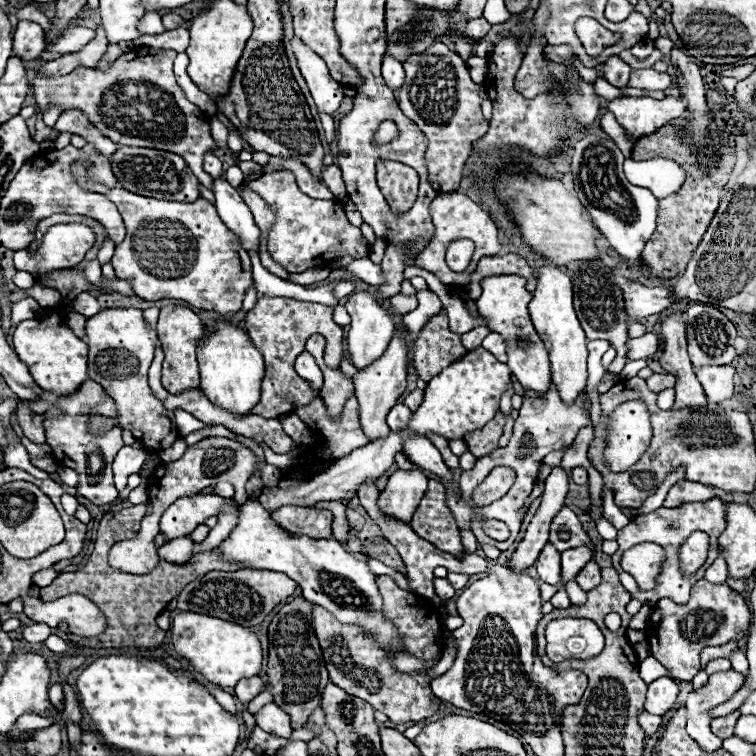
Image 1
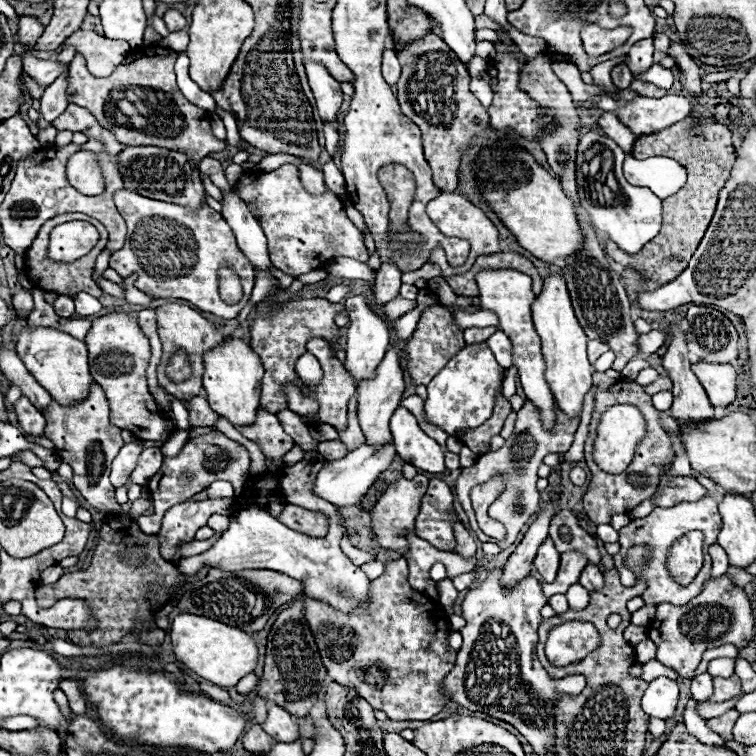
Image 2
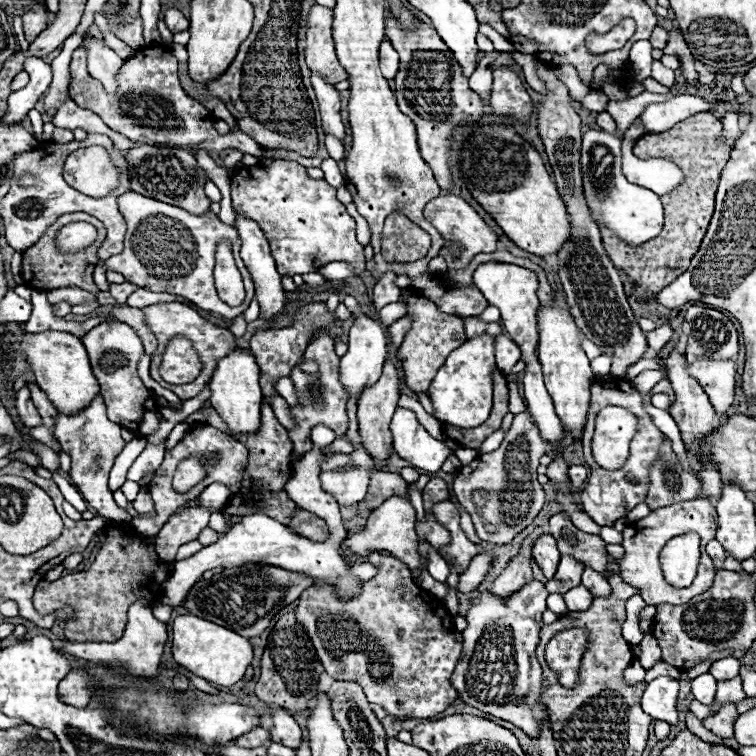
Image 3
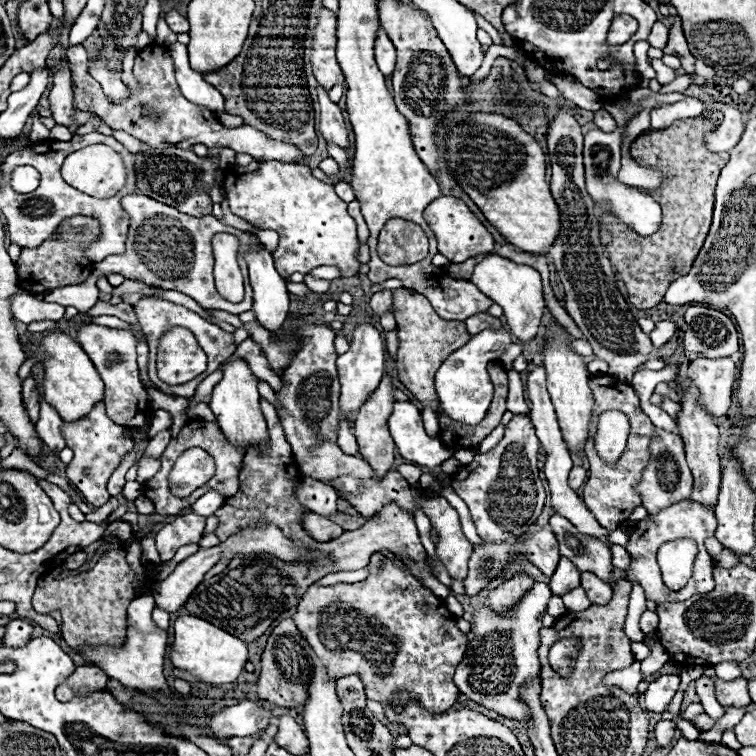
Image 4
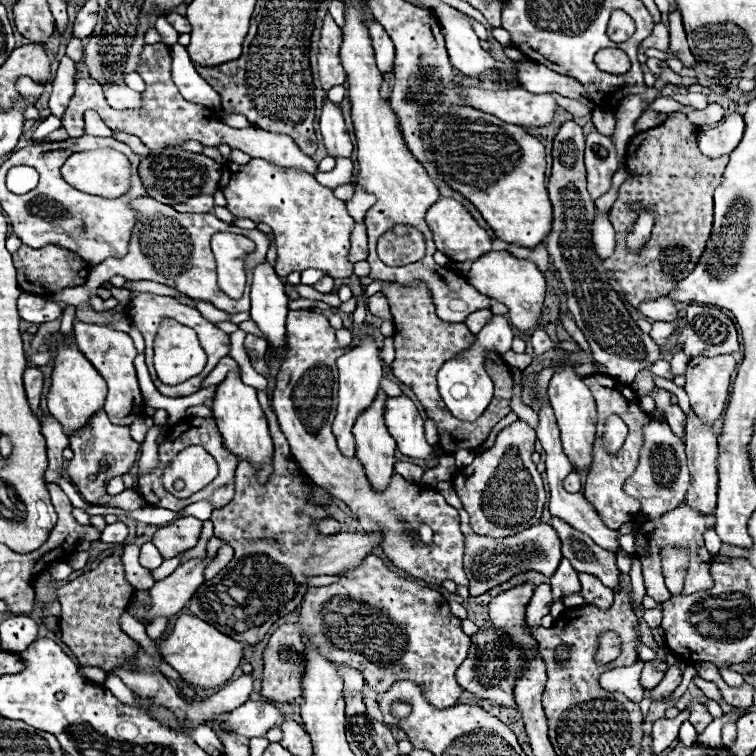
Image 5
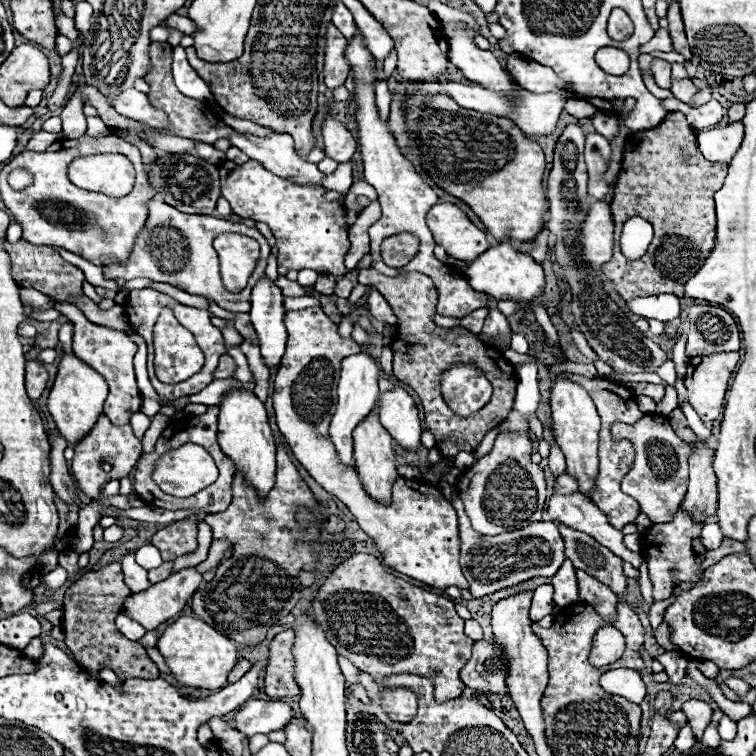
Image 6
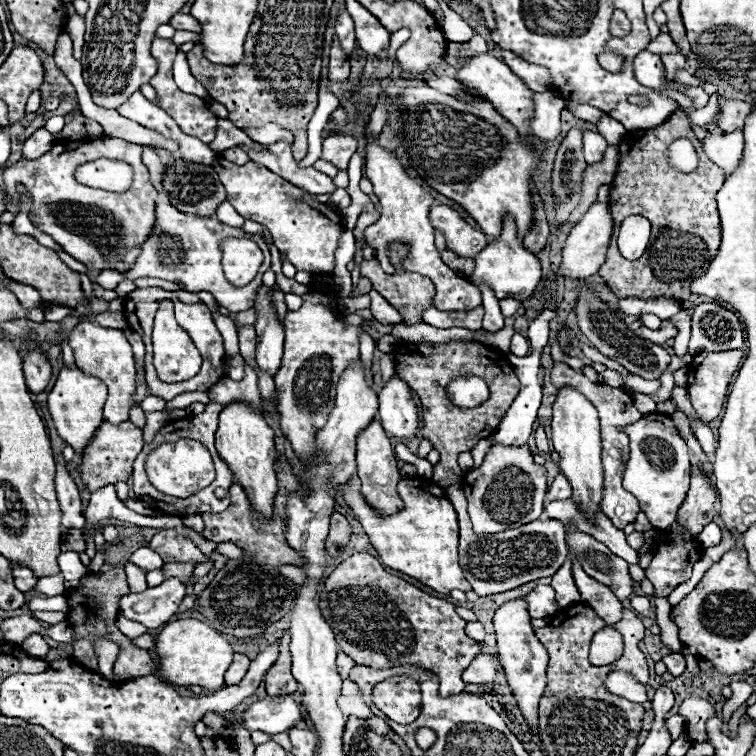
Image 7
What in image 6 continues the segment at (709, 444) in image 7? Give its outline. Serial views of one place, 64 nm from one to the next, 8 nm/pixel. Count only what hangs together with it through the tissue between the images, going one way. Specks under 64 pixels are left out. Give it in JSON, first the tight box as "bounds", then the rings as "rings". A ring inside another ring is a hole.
{"bounds":[681,402,711,442],"rings":[[[685,402],[681,408],[683,414],[686,416],[689,426],[692,431],[696,434],[696,436],[703,442],[707,442],[711,437],[711,430],[708,429],[702,420],[699,418],[696,411],[692,408],[692,406]]]}

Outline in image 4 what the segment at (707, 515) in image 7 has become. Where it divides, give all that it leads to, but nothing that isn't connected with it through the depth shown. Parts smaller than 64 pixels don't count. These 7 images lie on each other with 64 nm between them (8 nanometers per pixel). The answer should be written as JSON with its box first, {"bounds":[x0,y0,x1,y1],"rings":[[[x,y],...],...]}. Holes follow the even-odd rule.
{"bounds":[678,380,720,508],"rings":[[[688,380],[684,384],[678,384],[678,386],[684,390],[682,412],[678,414],[678,428],[680,428],[680,436],[686,444],[686,458],[688,458],[688,466],[692,470],[692,476],[694,476],[694,488],[692,488],[690,500],[696,500],[698,504],[708,504],[708,508],[714,508],[716,496],[720,492],[720,456],[718,456],[720,434],[718,434],[718,426],[708,416],[708,412],[704,412],[696,404],[698,390],[692,388]]]}

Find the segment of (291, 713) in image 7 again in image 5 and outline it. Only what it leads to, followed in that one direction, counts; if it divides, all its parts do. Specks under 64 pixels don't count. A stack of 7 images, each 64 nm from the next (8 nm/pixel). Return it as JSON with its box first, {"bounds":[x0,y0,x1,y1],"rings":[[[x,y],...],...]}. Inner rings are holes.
{"bounds":[224,700,286,738],"rings":[[[248,700],[246,704],[232,710],[224,720],[224,724],[228,732],[254,738],[254,736],[264,736],[274,726],[280,726],[284,718],[286,716],[282,714],[282,710],[272,702]]]}

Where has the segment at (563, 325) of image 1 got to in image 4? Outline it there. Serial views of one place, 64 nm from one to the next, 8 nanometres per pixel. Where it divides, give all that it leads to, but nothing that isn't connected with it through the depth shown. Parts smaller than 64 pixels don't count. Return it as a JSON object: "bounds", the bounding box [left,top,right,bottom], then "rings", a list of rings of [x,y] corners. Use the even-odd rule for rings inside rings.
{"bounds":[544,324,594,452],"rings":[[[552,324],[548,328],[550,332],[546,334],[546,346],[544,346],[544,368],[548,374],[548,392],[556,408],[556,416],[568,450],[582,452],[588,440],[588,428],[590,428],[590,418],[594,408],[594,396],[592,396],[592,390],[588,388],[590,372],[586,370],[582,356],[568,346],[572,336],[566,332],[566,328],[562,328],[560,324]]]}

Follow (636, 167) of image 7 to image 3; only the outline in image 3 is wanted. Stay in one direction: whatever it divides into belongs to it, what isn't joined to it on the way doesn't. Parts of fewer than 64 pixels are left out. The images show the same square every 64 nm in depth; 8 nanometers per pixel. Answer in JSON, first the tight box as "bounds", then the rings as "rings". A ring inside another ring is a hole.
{"bounds":[602,112,732,304],"rings":[[[700,112],[696,116],[690,116],[688,120],[682,120],[668,132],[644,134],[634,144],[634,154],[638,158],[666,158],[680,166],[684,172],[684,180],[674,190],[660,196],[664,204],[664,228],[656,238],[648,240],[648,244],[630,248],[620,238],[616,238],[614,232],[602,230],[604,248],[610,260],[618,270],[622,270],[628,276],[628,280],[632,282],[632,294],[640,304],[650,304],[656,298],[656,292],[660,292],[660,288],[676,280],[676,276],[684,274],[690,266],[692,256],[698,252],[698,246],[714,214],[714,196],[720,172],[730,159],[732,149],[724,143],[716,144],[722,131],[722,122],[716,116],[712,116],[710,112]]]}

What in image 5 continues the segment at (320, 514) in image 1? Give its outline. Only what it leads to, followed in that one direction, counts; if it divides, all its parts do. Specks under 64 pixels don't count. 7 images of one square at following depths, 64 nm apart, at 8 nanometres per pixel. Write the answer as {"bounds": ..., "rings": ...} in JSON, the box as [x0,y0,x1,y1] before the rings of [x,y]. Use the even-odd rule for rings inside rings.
{"bounds":[318,518,340,534],"rings":[[[324,518],[318,522],[318,530],[320,534],[338,534],[340,532],[340,522],[334,520],[334,518]]]}

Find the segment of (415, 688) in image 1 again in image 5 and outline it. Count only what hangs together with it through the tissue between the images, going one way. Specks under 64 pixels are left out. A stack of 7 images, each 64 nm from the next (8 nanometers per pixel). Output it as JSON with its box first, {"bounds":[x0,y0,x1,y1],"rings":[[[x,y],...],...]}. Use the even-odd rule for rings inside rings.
{"bounds":[298,554,470,708],"rings":[[[368,554],[358,568],[340,572],[340,580],[334,584],[308,588],[298,624],[300,630],[320,646],[326,658],[360,670],[374,692],[386,692],[396,680],[414,680],[424,684],[424,698],[436,708],[454,704],[464,692],[454,676],[470,650],[470,638],[462,632],[462,620],[452,616],[448,600],[440,592],[396,576],[378,556]]]}

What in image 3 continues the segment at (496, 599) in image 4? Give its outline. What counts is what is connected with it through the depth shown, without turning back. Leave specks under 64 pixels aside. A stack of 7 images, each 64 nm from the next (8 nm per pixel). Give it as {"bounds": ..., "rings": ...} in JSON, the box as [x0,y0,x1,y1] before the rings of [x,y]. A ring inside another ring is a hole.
{"bounds":[492,528,544,596],"rings":[[[536,528],[522,544],[520,554],[516,558],[512,558],[506,566],[506,570],[494,580],[492,584],[492,594],[494,596],[512,596],[512,592],[518,592],[522,588],[522,584],[528,584],[528,580],[532,580],[532,570],[528,566],[528,560],[532,558],[532,544],[538,536],[544,534],[544,528]]]}

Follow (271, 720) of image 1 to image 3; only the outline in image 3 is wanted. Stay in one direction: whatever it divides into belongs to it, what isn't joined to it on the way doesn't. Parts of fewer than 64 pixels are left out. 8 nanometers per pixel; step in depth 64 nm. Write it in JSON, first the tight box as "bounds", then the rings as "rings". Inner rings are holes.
{"bounds":[270,710,304,748],"rings":[[[276,710],[272,718],[274,718],[274,728],[270,732],[272,740],[278,744],[288,744],[290,748],[300,748],[304,738],[296,720],[286,710]]]}

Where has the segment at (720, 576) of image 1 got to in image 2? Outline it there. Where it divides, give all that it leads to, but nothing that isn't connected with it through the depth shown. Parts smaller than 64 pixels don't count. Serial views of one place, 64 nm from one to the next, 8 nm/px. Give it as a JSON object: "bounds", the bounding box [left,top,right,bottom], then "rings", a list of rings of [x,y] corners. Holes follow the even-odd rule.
{"bounds":[708,544,728,578],"rings":[[[710,544],[708,546],[708,554],[712,556],[712,578],[718,578],[722,574],[726,574],[728,570],[728,558],[724,548],[720,548],[720,544]]]}

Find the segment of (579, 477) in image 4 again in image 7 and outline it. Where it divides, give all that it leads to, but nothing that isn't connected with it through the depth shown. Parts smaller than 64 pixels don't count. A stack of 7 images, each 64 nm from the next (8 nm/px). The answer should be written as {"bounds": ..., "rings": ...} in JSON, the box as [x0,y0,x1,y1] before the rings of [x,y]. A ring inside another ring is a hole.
{"bounds":[546,474,572,502],"rings":[[[558,474],[558,476],[554,478],[550,490],[546,492],[546,500],[548,500],[548,502],[552,502],[552,500],[566,500],[566,498],[570,498],[570,496],[572,496],[572,488],[570,488],[568,480],[566,480],[562,474]]]}

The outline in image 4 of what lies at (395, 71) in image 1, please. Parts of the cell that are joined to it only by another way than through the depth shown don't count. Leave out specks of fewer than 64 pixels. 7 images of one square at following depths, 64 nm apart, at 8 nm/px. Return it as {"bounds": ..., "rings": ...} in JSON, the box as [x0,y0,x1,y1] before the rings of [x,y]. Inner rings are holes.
{"bounds":[376,30,396,76],"rings":[[[384,30],[376,32],[376,62],[378,62],[378,68],[384,76],[390,76],[394,72],[396,50]]]}

